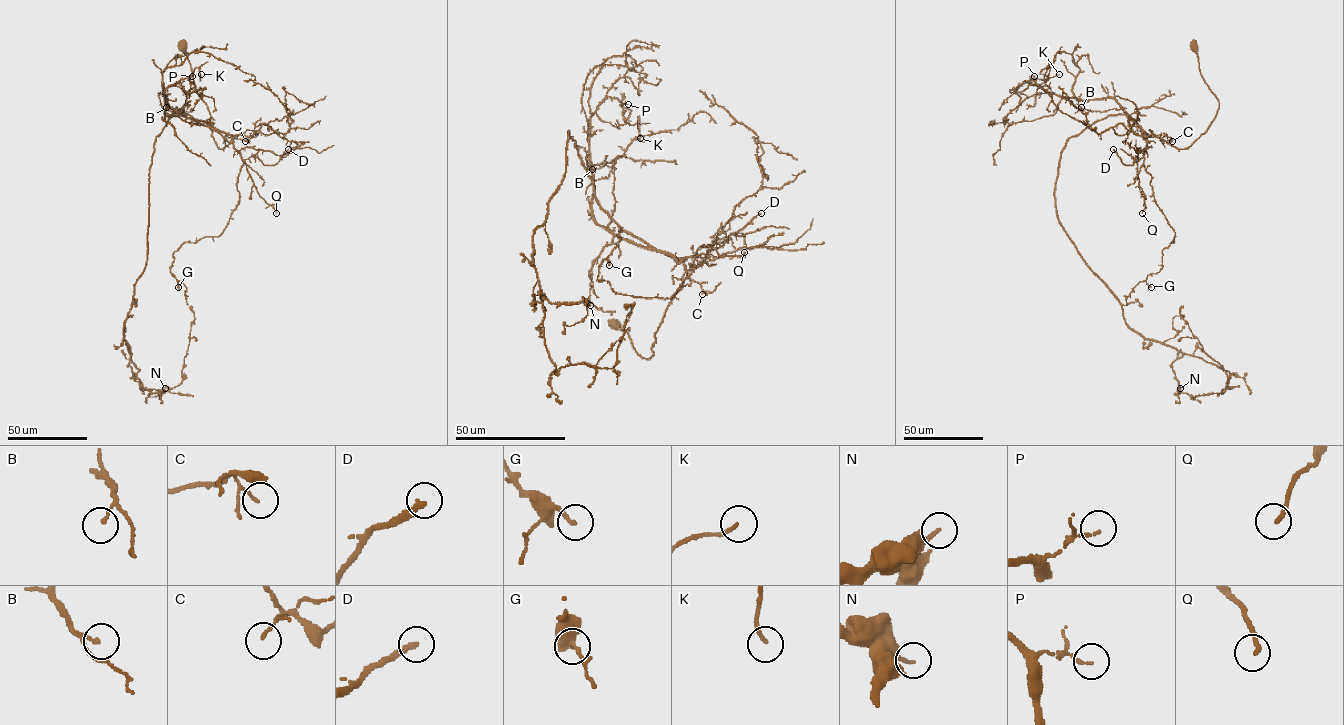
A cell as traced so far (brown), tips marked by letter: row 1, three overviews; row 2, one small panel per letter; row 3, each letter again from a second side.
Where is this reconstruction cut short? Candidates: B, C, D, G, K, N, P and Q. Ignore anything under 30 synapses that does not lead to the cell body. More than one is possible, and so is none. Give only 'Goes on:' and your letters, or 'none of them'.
Goes on: D, N

